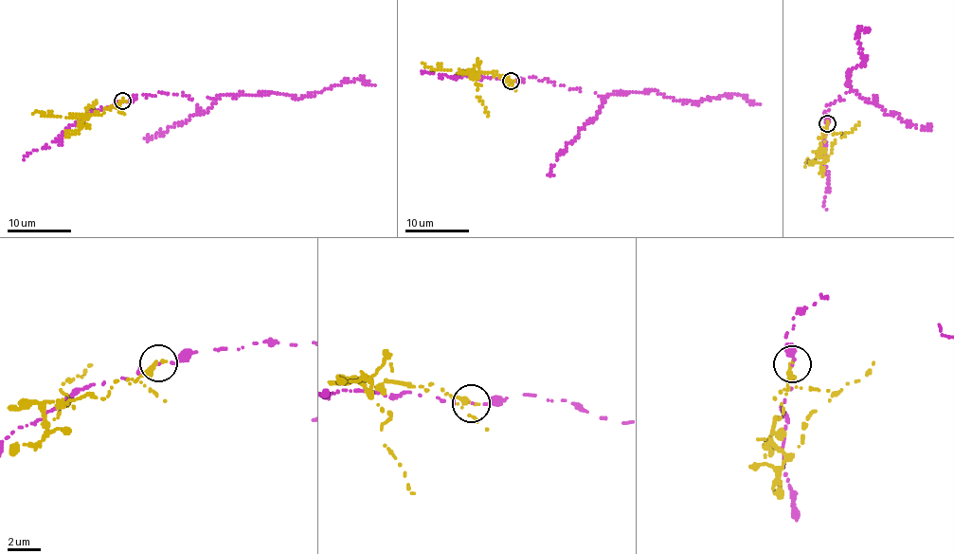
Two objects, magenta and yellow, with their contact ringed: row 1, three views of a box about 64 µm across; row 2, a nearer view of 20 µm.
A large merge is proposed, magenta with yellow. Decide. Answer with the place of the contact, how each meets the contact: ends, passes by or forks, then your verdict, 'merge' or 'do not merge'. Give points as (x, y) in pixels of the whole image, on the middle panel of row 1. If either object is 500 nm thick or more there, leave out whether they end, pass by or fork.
at (511, 81); magenta passes by; yellow ends there; do not merge

